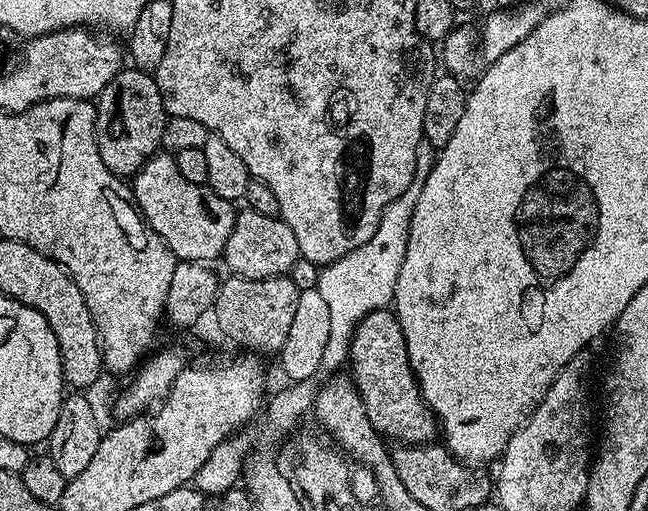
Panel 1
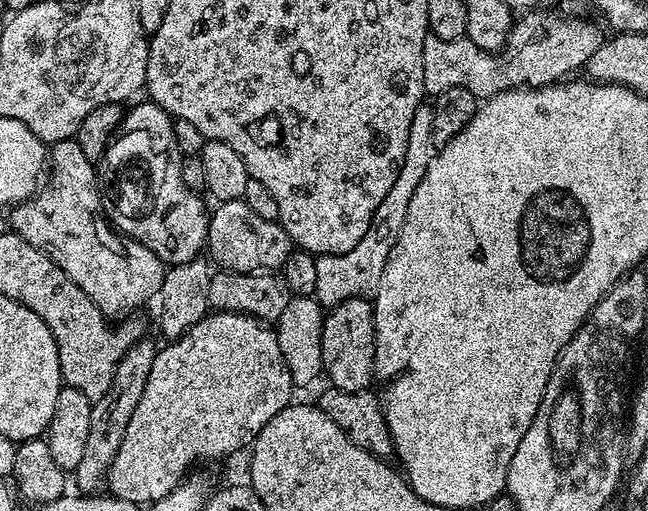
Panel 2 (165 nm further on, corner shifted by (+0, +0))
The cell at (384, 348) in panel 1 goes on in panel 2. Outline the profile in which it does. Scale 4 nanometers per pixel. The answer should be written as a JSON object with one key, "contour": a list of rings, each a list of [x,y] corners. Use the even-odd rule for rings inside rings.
{"contour":[[[355,296],[327,309],[322,326],[322,369],[329,376],[331,387],[341,388],[343,392],[363,392],[374,384],[374,334],[373,301],[363,296]]]}

